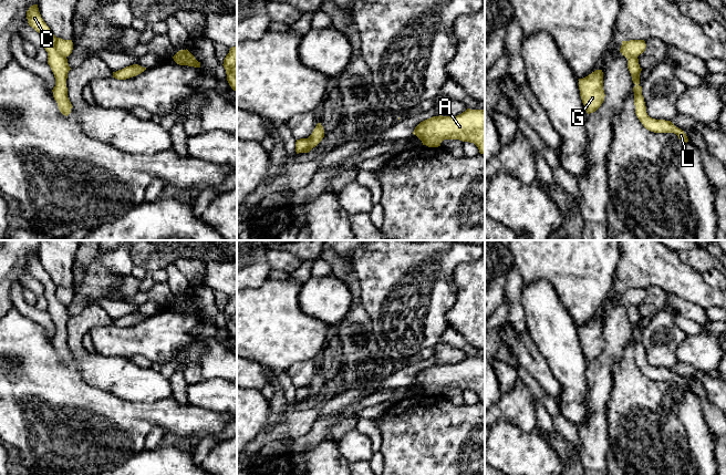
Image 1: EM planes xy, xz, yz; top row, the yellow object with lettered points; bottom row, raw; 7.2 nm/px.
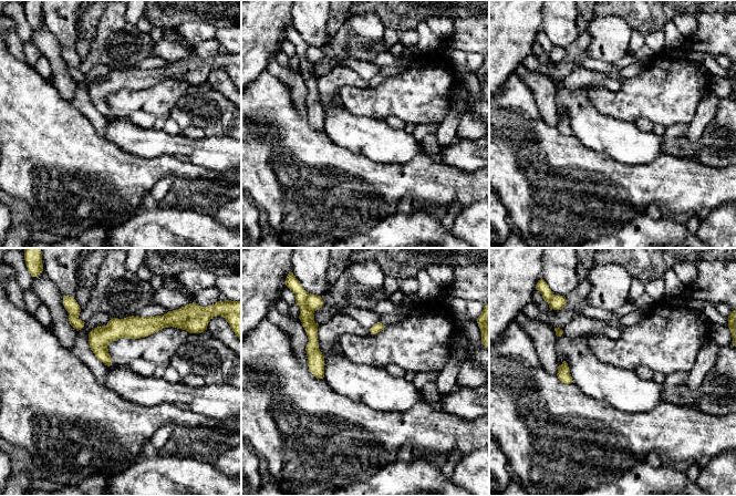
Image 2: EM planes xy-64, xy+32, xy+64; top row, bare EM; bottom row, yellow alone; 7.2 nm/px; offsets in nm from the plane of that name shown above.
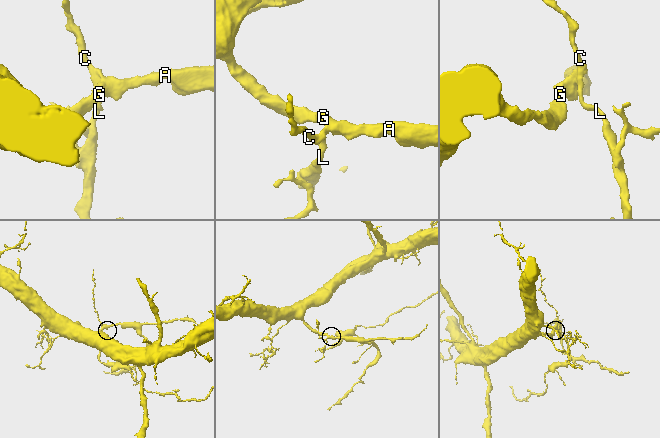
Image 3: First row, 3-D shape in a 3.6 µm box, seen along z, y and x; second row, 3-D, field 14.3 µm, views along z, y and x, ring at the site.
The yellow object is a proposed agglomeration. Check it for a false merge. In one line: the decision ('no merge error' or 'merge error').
merge error

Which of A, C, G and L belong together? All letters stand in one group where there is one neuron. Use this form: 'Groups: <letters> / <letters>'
Groups: A G / C L

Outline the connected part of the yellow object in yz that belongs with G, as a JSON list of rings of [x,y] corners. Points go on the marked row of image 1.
[[[595,70],[588,76],[579,79],[582,103],[588,114],[595,112],[604,101],[603,72]]]

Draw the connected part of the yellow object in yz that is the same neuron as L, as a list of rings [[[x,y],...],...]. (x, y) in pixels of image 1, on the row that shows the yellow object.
[[[637,56],[628,59],[628,69],[631,73],[632,81],[635,84],[633,87],[635,114],[643,126],[654,133],[674,133],[683,144],[687,143],[688,138],[684,131],[676,127],[671,121],[655,120],[647,115],[644,97],[642,95],[642,86],[639,85],[642,69],[640,68]]]

